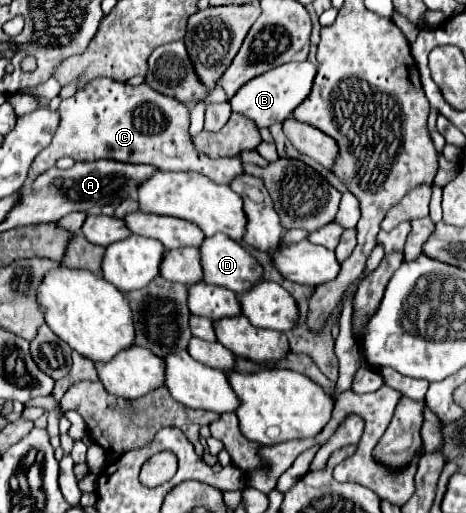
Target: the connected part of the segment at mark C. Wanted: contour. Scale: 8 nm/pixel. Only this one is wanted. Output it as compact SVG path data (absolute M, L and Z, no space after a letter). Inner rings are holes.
M110 78L90 80L84 90L76 92L68 100L62 100L58 114L58 130L52 142L34 158L26 184L32 184L40 174L50 170L62 156L70 156L76 162L110 158L132 164L154 164L158 170L194 170L218 184L230 184L236 176L244 174L240 158L212 160L198 152L188 136L188 106L168 96L160 96L146 84L130 86Z

